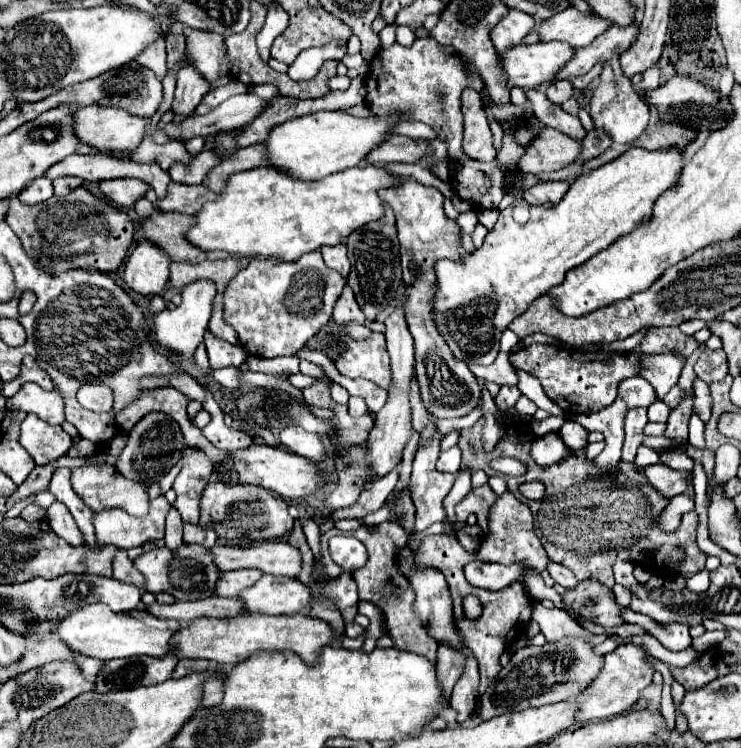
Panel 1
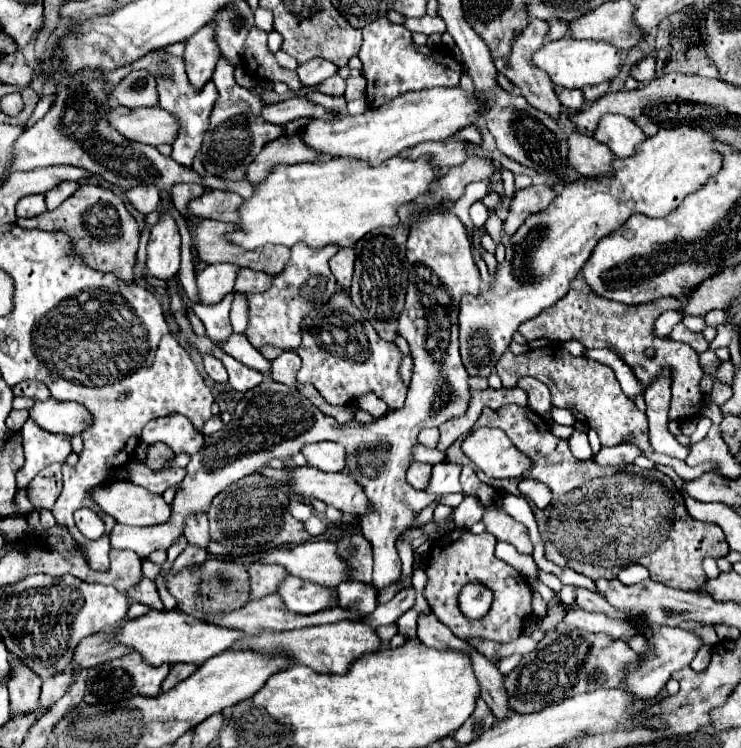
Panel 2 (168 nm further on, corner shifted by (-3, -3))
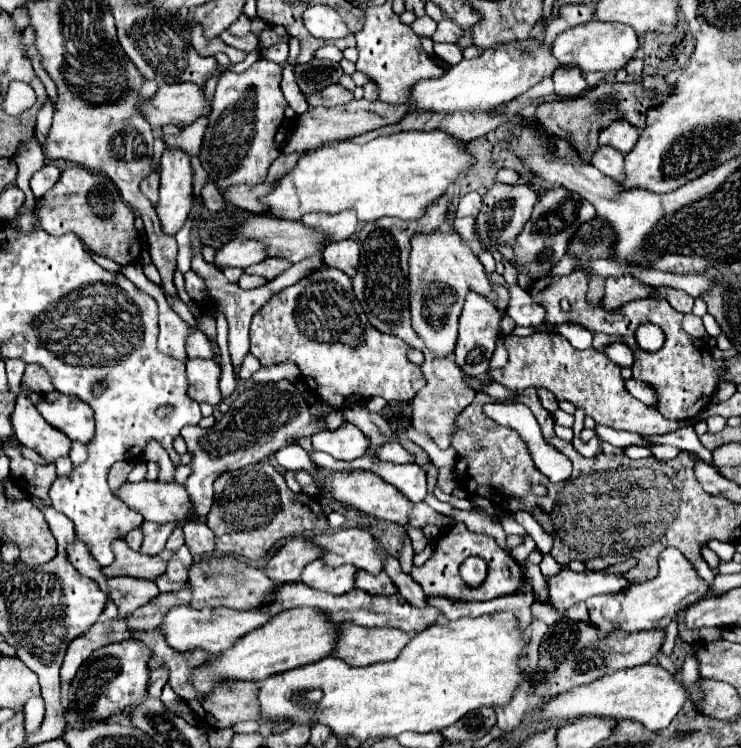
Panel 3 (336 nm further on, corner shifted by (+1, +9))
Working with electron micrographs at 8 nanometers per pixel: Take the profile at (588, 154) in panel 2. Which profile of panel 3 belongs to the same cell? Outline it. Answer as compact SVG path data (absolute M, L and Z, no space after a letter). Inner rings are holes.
M598 146L590 158L590 164L596 166L604 176L610 176L618 182L620 176L624 176L624 154L612 146Z

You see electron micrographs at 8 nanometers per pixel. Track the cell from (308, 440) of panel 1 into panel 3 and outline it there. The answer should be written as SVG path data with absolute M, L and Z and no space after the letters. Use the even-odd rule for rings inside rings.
M344 424L344 428L338 428L332 432L326 430L312 436L312 448L328 452L336 460L350 462L366 454L368 438L354 424Z

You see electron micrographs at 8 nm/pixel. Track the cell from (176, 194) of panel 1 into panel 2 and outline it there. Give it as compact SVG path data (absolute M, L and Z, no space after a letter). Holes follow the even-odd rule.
M210 190L190 202L190 212L196 218L212 218L220 222L236 222L236 208L244 202L242 196L226 190Z

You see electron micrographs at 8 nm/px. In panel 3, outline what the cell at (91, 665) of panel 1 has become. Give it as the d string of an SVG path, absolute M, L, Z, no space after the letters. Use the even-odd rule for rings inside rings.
M30 698L24 708L26 714L26 732L36 732L44 720L44 700L42 698Z

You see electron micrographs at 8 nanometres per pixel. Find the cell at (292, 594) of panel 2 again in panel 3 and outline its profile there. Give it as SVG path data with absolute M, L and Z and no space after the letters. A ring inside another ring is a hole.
M320 560L306 564L300 582L310 586L312 590L330 592L330 594L344 594L354 586L356 568L340 566L340 568L324 568Z

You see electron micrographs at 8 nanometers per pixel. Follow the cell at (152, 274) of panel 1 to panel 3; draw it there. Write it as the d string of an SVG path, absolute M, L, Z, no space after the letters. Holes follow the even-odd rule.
M168 148L160 158L160 168L160 198L154 208L162 234L176 236L192 208L192 168L180 148Z

